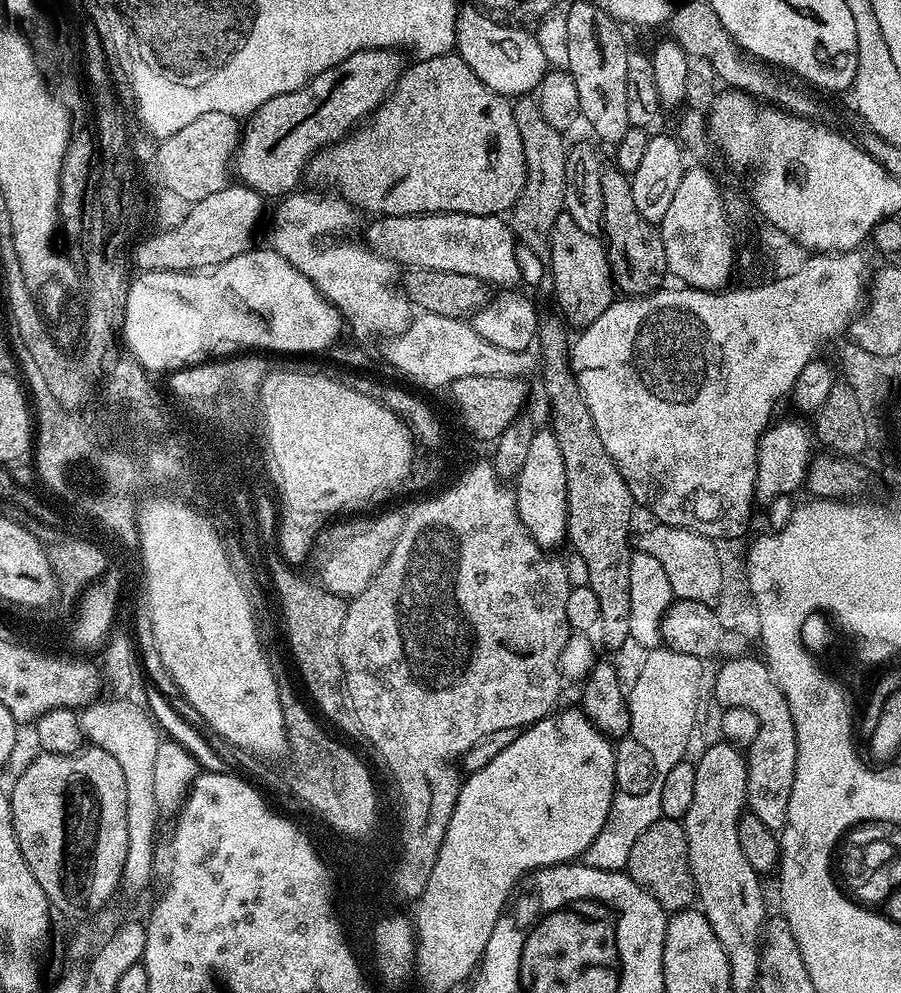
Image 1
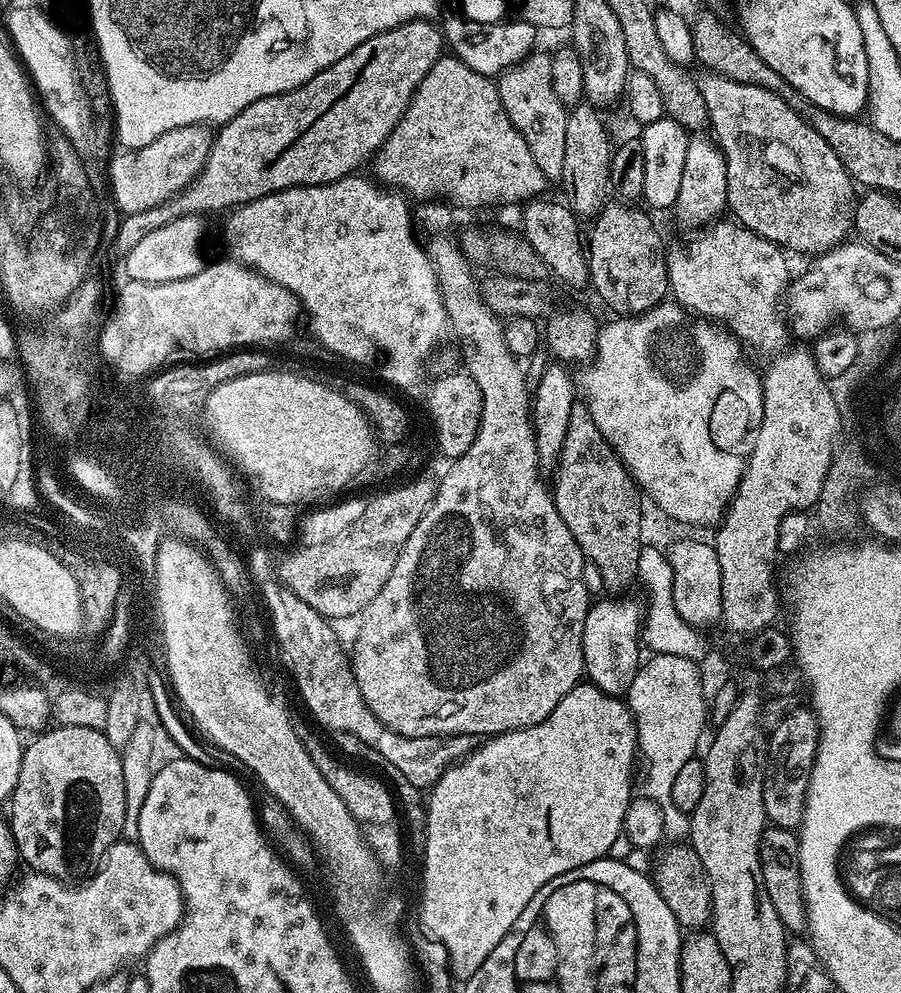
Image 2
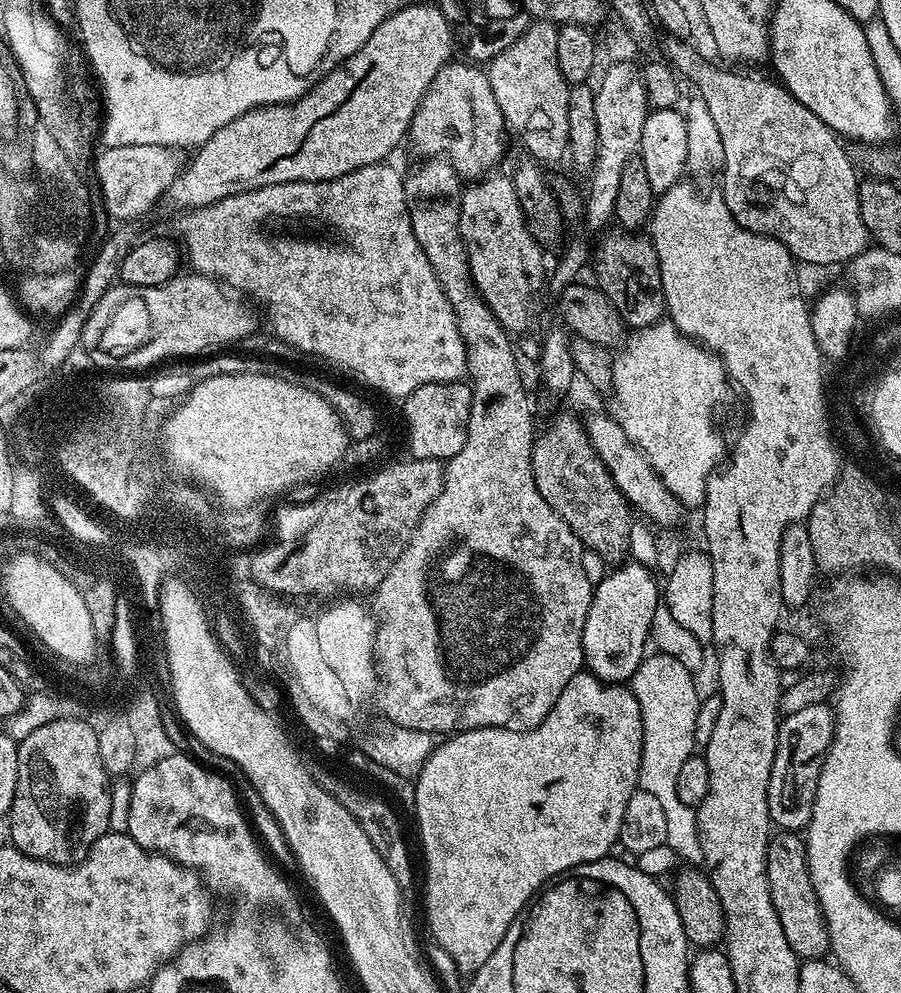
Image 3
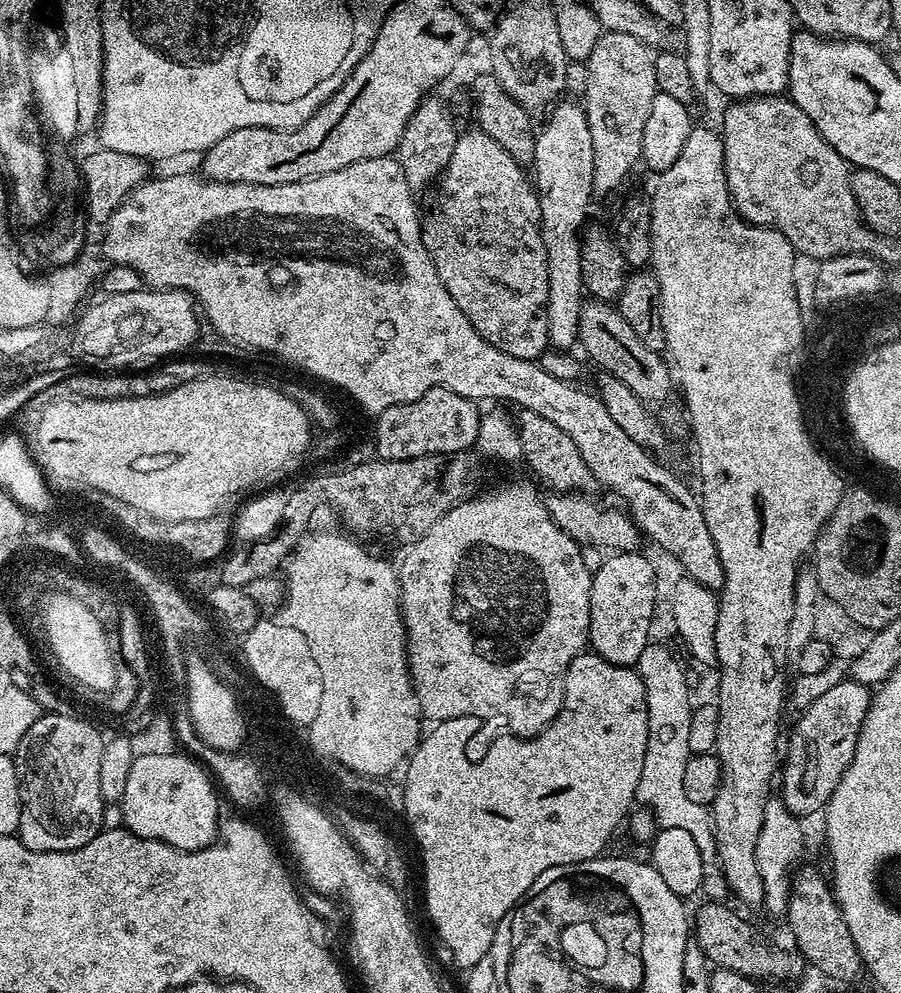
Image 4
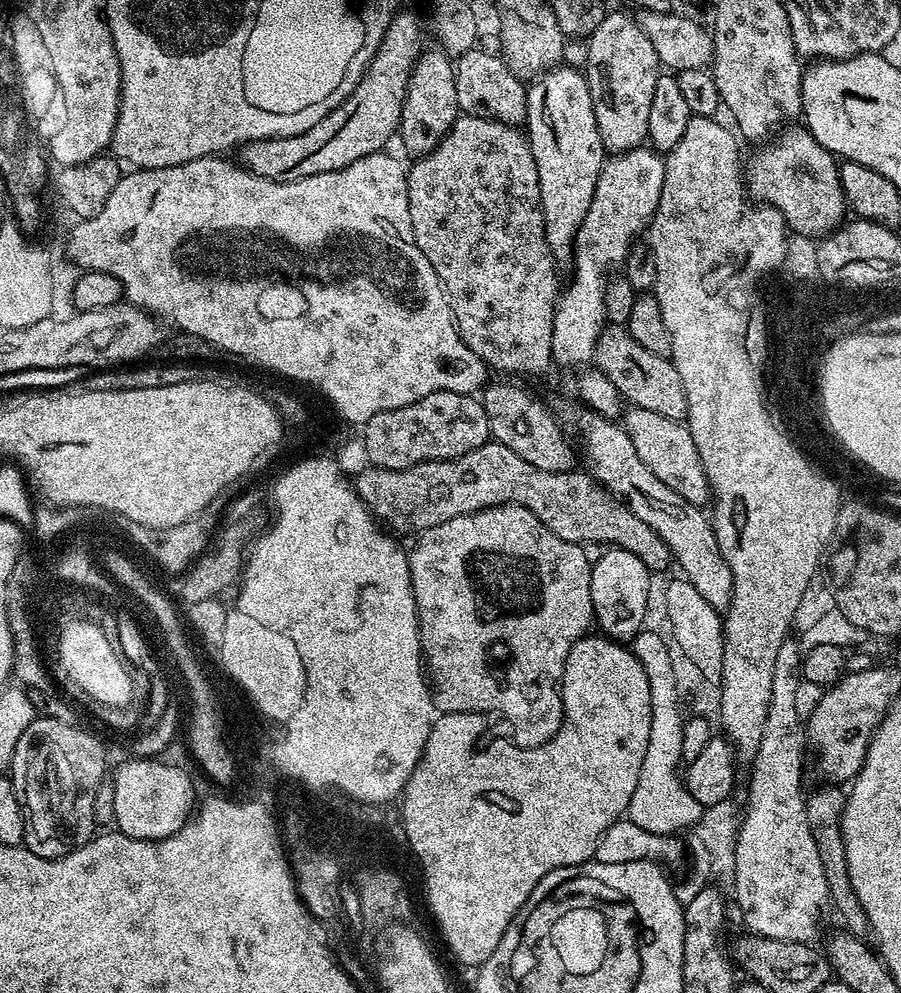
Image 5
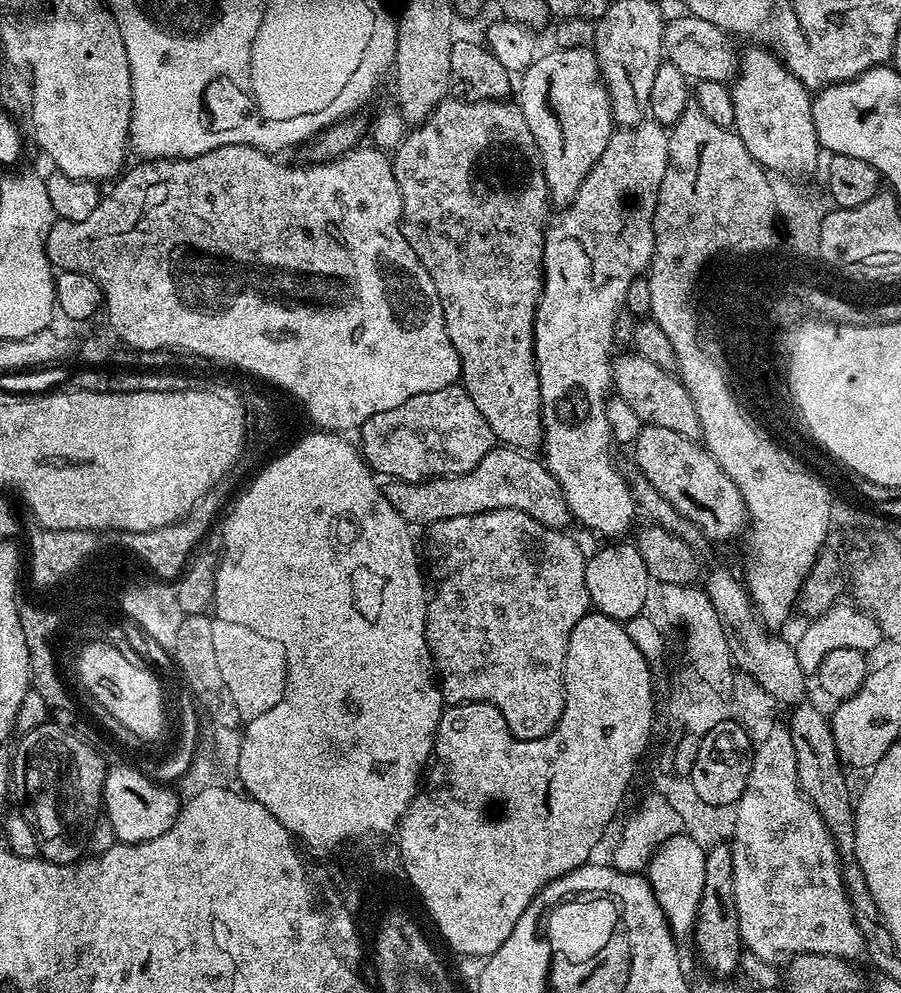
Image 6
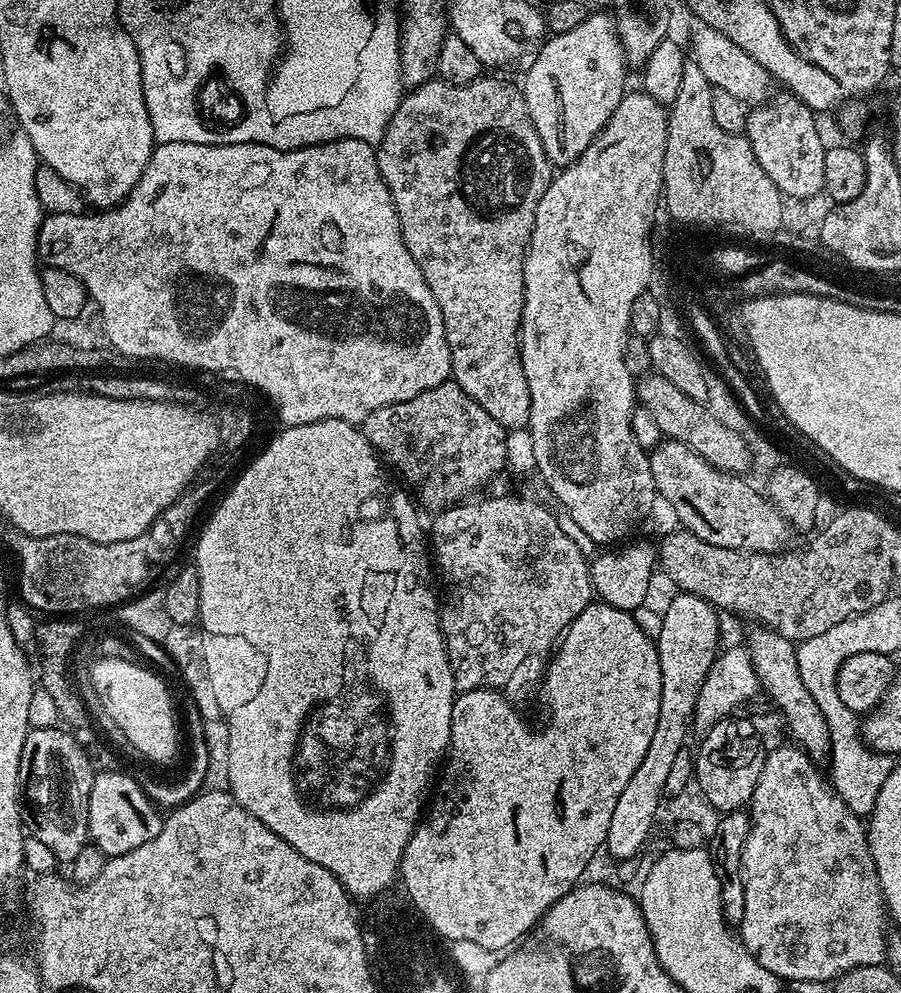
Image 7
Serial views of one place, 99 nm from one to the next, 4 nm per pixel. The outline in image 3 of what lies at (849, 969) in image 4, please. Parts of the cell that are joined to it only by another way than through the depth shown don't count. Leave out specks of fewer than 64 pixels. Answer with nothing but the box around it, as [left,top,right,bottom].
[766,830,830,961]

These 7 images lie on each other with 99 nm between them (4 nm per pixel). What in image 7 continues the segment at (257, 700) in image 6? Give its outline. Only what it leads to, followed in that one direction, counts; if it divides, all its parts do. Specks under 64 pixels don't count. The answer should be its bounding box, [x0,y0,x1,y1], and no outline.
[203,628,272,721]

